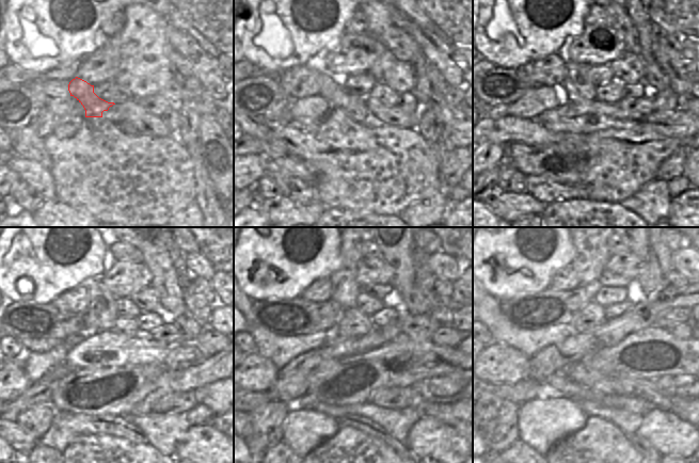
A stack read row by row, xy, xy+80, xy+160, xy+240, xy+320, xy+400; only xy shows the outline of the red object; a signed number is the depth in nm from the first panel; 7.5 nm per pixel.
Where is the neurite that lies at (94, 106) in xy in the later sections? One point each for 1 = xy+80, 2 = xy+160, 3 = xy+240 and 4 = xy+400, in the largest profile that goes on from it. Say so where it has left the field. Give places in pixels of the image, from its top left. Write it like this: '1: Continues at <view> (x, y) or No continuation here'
1: Continues at xy+80 (331, 90)
2: Continues at xy+160 (577, 86)
3: Continues at xy+240 (102, 310)
4: Continues at xy+400 (591, 255)

